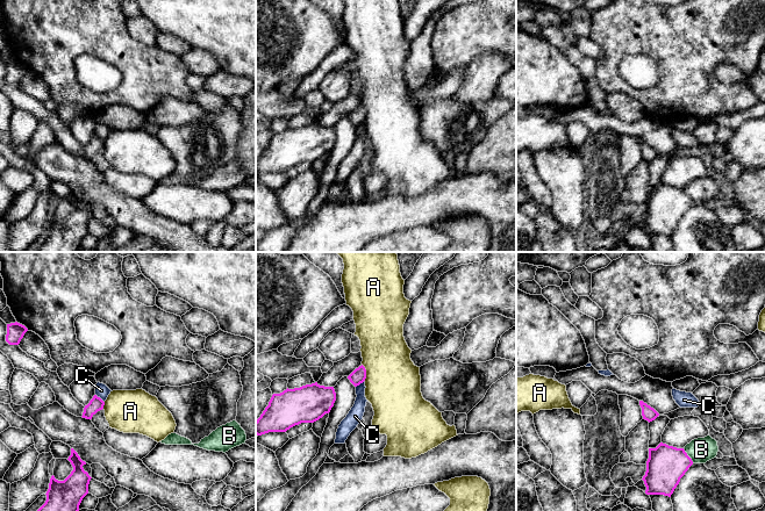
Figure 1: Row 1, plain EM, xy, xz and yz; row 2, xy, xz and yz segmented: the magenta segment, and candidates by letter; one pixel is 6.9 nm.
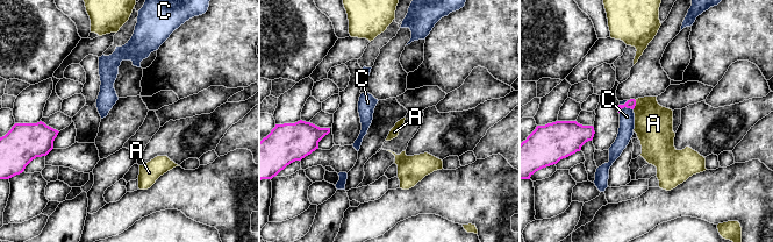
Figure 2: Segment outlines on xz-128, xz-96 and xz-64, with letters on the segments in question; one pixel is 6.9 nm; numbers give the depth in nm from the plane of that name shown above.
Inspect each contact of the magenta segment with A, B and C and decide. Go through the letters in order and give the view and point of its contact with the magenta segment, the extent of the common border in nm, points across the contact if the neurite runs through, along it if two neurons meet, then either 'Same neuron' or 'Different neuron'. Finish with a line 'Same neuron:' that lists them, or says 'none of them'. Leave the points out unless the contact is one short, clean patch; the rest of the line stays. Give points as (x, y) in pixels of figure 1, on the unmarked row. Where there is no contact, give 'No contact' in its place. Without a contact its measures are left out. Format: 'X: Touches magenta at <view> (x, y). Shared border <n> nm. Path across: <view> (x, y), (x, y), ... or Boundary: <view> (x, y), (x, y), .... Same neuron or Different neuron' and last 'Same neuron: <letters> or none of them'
A: Touches magenta at xz (365, 112). Shared border 120 nm. Different neuron
B: Touches magenta at yz (687, 195). Shared border 130 nm. Different neuron
C: Touches magenta at xy (100, 138). Shared border 90 nm. Boundary: xy (95, 134), (104, 142). Different neuron
Same neuron: none of them

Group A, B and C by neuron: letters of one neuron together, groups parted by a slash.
A / B / C

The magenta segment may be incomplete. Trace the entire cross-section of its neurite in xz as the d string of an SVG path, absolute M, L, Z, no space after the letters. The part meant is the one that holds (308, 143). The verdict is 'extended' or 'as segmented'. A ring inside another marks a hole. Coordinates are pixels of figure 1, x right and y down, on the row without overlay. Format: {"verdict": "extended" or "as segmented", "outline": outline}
{"verdict": "as segmented", "outline": "M317 122L273 134L256 160L256 174L286 172L301 163L314 163L330 152L335 141L334 127Z"}

